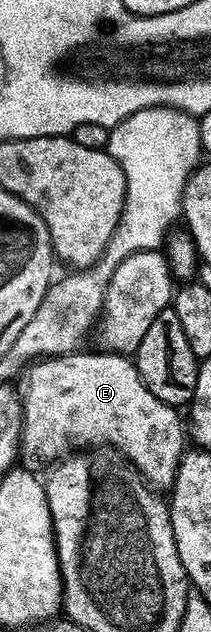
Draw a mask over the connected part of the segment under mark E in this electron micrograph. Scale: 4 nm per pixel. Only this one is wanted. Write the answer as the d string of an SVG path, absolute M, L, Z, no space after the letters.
M88 351L41 358L23 369L18 383L22 405L19 463L39 473L69 451L68 436L77 436L84 443L81 445L93 449L107 446L119 452L153 488L171 489L186 451L186 428L180 425L179 411L150 394L127 355Z

